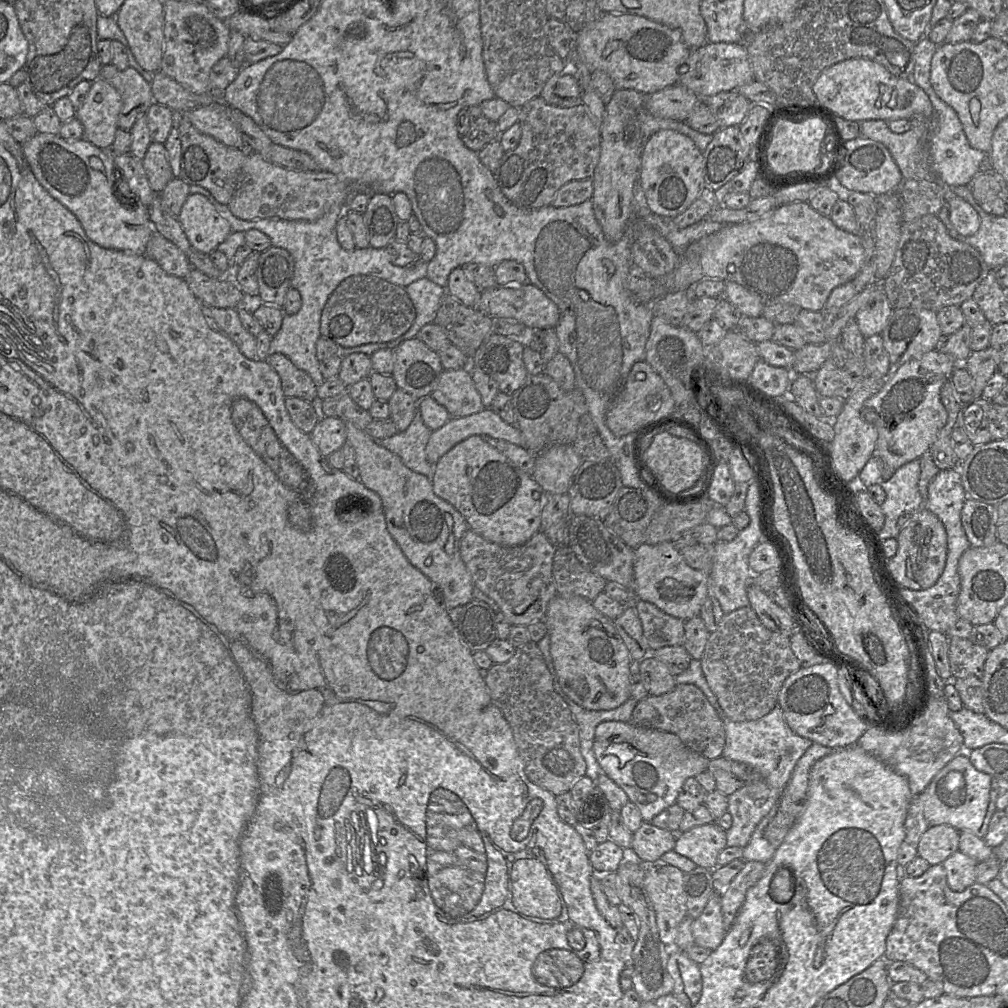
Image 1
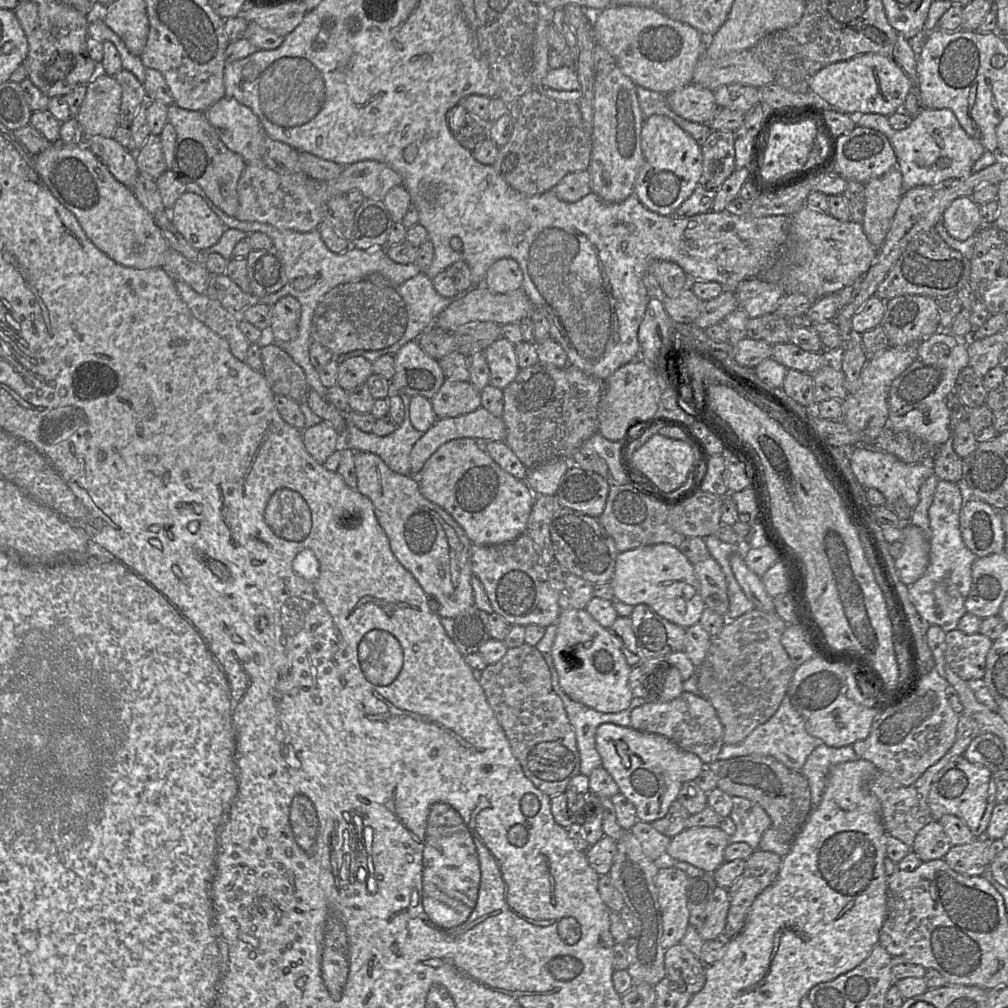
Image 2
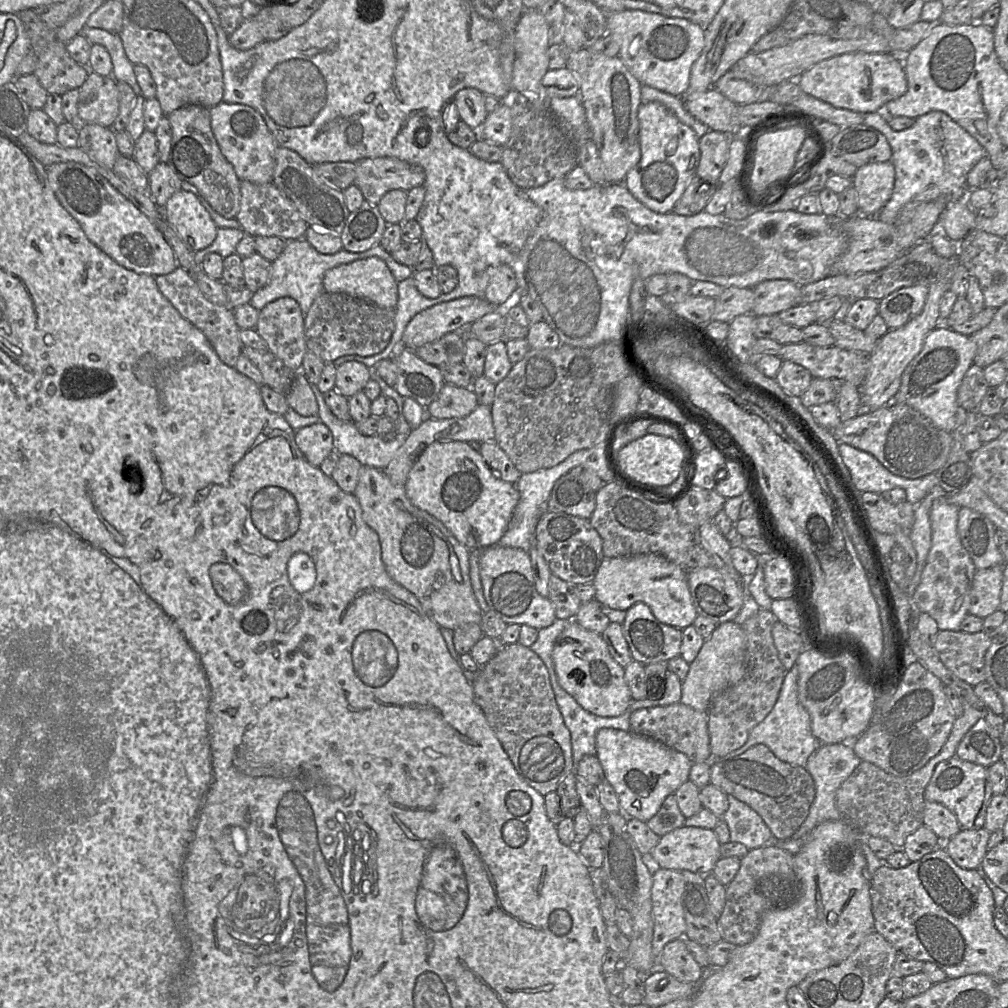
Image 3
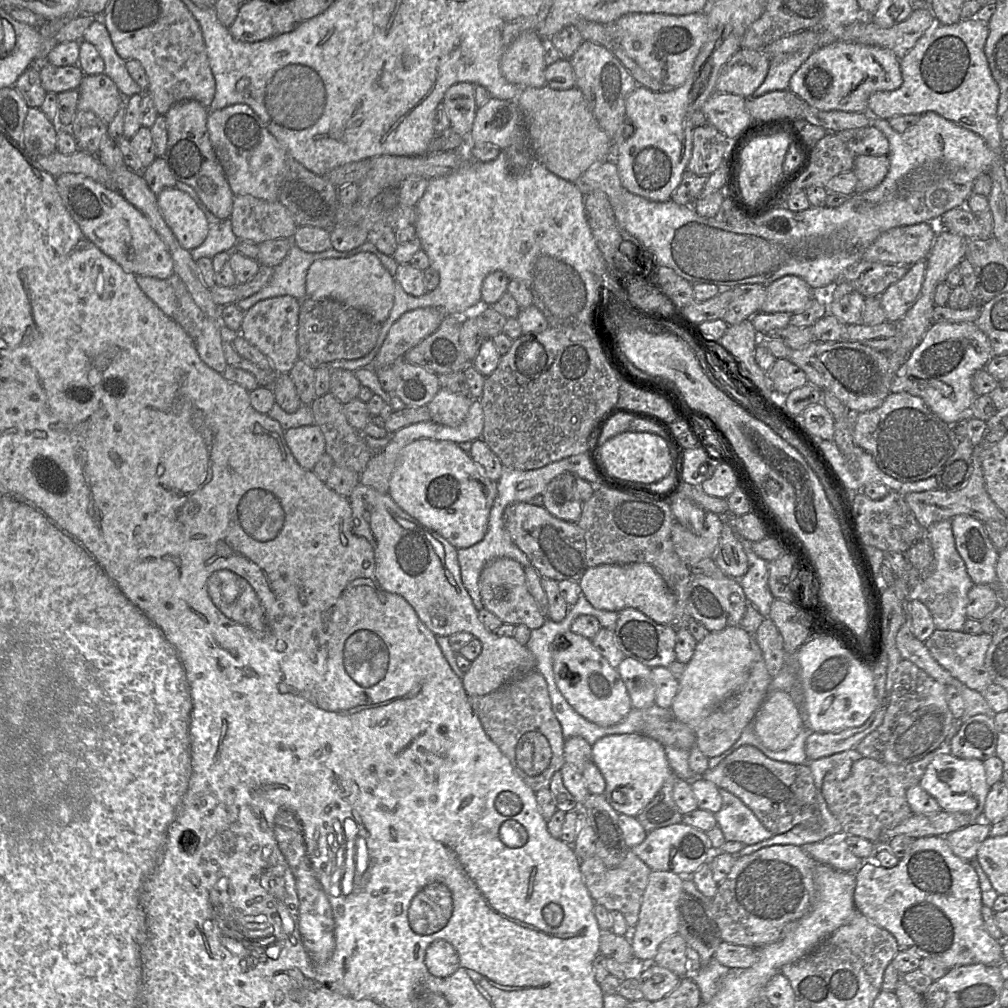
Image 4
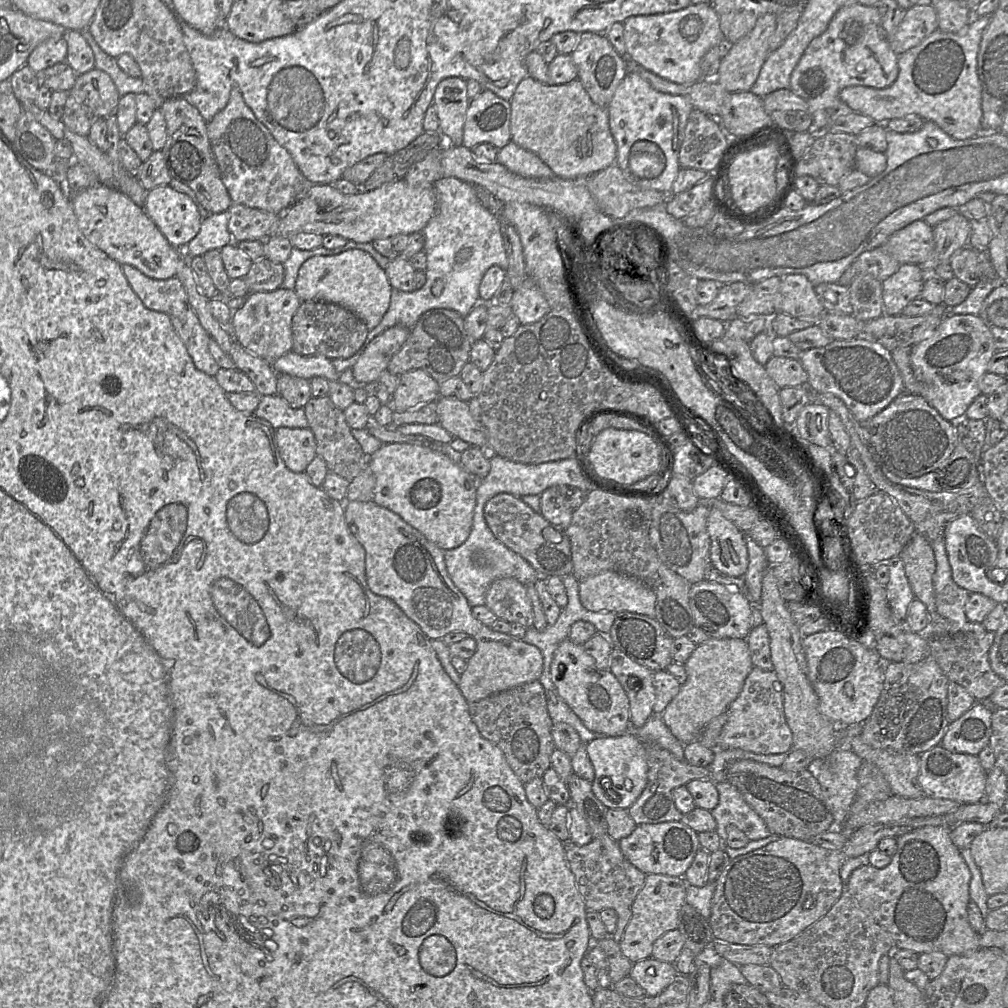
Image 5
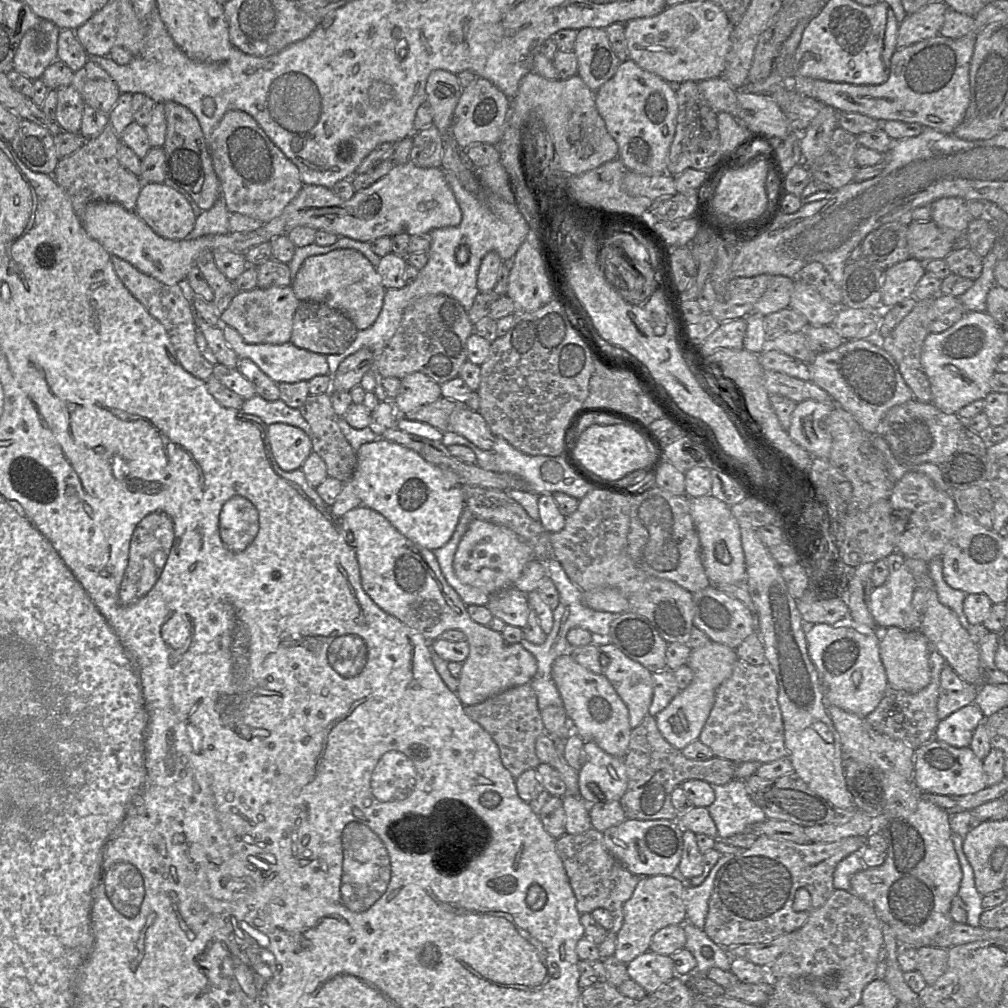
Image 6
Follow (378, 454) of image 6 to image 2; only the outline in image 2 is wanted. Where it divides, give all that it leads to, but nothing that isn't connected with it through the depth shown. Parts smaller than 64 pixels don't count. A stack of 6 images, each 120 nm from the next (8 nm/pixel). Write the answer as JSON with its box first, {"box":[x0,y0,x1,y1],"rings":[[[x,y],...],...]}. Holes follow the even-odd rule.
{"box":[417,438,535,545],"rings":[[[457,438],[439,446],[426,460],[417,479],[429,501],[449,513],[471,543],[497,545],[525,533],[535,500],[528,484],[504,471],[472,438]]]}

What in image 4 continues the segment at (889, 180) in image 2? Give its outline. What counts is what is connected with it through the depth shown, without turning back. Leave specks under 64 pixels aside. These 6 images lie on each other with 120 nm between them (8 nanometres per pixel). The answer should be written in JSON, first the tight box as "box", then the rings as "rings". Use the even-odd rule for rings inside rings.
{"box":[853,155,890,193],"rings":[[[859,155],[854,159],[853,172],[857,177],[855,192],[863,193],[877,187],[890,167],[888,155]]]}

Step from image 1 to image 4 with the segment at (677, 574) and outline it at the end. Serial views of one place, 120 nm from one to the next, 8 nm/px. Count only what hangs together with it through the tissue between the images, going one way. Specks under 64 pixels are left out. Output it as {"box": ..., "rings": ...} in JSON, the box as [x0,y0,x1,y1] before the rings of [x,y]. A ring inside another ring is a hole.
{"box":[578,563,676,625],"rings":[[[631,563],[625,565],[598,565],[588,568],[578,583],[582,590],[582,594],[595,609],[618,613],[625,608],[636,608],[653,621],[665,625],[670,625],[674,619],[676,598],[667,587],[661,575],[649,564]]]}

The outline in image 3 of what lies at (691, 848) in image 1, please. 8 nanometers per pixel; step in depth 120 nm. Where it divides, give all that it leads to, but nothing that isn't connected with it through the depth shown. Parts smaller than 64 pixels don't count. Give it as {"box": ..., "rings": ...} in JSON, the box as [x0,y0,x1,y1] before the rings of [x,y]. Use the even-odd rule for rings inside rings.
{"box":[650,825,721,875],"rings":[[[683,825],[660,837],[650,854],[661,868],[706,875],[721,858],[720,846],[713,829]]]}

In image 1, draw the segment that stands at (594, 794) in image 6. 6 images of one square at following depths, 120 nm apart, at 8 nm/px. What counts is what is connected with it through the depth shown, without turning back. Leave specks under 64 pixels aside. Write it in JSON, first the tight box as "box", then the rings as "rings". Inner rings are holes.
{"box":[593,722,709,822],"rings":[[[601,722],[595,729],[593,747],[602,773],[626,793],[644,822],[651,822],[664,809],[676,803],[688,778],[708,771],[709,759],[689,749],[676,735],[632,722]]]}

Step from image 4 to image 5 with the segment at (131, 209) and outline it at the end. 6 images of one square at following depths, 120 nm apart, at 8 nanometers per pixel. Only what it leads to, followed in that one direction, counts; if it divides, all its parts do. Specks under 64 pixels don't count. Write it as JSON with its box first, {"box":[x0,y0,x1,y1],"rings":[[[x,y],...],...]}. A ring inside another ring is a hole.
{"box":[70,185,184,280],"rings":[[[97,185],[72,193],[70,200],[81,232],[111,259],[121,266],[130,265],[153,279],[166,280],[177,275],[179,262],[184,257],[183,251],[172,246],[146,214],[144,208],[136,205],[120,190],[107,185]]]}

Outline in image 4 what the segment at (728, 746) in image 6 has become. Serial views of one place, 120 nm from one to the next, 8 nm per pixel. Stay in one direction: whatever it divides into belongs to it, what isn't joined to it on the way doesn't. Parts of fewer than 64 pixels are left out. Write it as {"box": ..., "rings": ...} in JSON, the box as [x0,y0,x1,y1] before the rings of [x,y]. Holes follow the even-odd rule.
{"box":[752,690,804,751],"rings":[[[781,690],[768,693],[752,724],[761,744],[772,751],[789,748],[804,728],[801,712],[791,695]]]}

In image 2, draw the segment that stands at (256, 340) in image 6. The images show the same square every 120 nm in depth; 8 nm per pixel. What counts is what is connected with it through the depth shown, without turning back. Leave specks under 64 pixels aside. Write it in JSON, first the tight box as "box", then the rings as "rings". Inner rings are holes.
{"box":[271,295,301,342],"rings":[[[287,295],[280,298],[271,308],[271,332],[274,342],[288,342],[296,338],[301,315],[299,301]]]}

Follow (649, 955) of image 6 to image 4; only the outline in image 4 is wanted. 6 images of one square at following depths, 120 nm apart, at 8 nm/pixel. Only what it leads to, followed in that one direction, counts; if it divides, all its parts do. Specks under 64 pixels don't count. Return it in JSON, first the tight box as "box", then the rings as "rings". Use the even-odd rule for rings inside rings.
{"box":[639,964,680,1001],"rings":[[[655,964],[641,974],[639,984],[645,999],[657,1001],[672,992],[680,979],[671,970]]]}

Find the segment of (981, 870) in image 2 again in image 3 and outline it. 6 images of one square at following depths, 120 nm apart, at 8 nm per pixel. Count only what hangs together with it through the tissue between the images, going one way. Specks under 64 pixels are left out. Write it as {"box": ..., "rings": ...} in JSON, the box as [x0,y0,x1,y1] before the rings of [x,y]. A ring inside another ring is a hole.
{"box":[946,829,991,869],"rings":[[[961,829],[949,839],[946,852],[954,862],[964,869],[977,869],[988,851],[991,832],[980,829]]]}

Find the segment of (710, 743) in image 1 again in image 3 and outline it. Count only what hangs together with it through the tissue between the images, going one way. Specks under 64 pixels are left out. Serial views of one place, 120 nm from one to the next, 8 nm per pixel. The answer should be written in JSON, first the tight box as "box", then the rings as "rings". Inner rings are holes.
{"box":[630,702,712,763],"rings":[[[681,702],[667,706],[641,708],[630,716],[630,731],[658,740],[685,754],[693,763],[712,763],[708,733],[708,712],[698,711]]]}

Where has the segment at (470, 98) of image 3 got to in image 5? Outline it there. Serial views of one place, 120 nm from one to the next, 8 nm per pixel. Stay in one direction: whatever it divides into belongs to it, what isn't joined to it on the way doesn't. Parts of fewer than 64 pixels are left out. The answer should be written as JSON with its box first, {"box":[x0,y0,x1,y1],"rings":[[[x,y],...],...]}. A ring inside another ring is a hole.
{"box":[433,77,469,145],"rings":[[[447,77],[436,87],[433,105],[439,119],[439,132],[449,145],[462,145],[469,101],[466,80],[463,78]]]}

